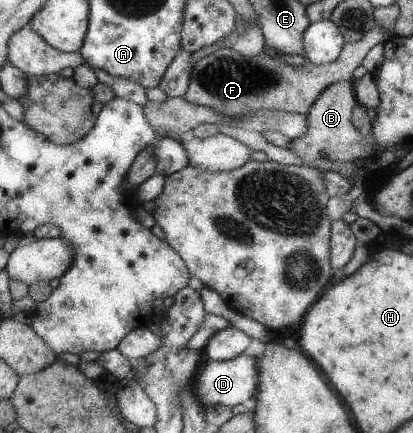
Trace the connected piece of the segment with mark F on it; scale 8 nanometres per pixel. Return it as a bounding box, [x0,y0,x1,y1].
[185,24,389,116]

